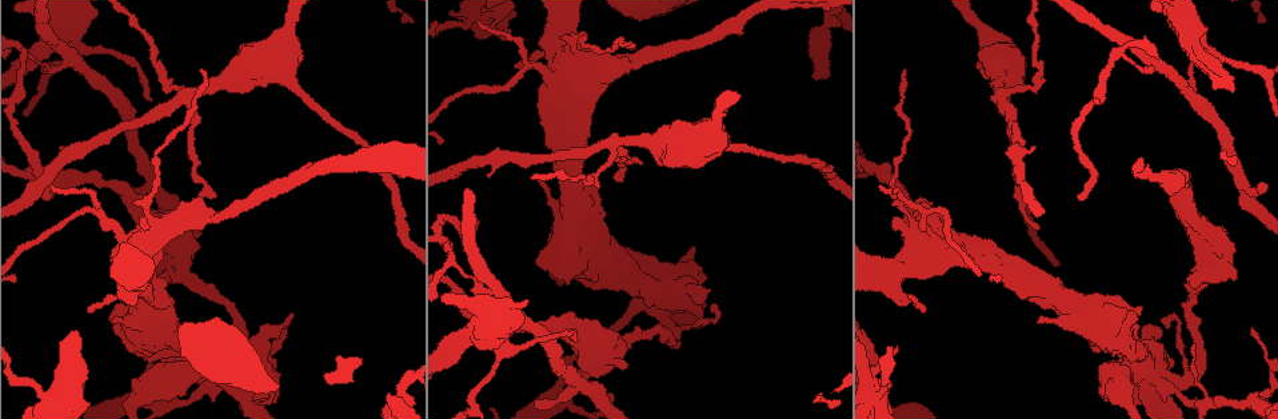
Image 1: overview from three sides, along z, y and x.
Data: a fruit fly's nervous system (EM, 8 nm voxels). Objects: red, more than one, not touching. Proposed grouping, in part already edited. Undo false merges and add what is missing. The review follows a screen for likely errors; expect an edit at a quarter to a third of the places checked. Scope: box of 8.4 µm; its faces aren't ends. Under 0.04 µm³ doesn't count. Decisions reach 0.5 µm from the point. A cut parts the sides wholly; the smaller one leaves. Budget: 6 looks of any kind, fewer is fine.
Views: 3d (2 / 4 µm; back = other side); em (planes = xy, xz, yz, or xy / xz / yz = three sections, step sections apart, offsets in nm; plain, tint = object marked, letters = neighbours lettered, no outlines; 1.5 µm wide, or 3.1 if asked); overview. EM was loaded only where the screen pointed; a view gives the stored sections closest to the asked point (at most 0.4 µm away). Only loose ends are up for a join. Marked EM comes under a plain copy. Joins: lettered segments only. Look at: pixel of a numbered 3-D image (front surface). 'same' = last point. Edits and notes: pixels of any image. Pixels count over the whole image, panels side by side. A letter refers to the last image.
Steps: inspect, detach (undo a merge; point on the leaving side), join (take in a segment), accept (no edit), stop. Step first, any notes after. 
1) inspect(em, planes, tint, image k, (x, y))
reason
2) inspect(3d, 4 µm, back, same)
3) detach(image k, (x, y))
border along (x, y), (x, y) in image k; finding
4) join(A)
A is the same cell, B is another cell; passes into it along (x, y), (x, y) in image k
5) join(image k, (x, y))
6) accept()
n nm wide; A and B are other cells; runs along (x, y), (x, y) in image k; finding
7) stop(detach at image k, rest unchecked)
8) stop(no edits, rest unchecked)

inspect(em, planes, letters, image 1, (923, 309))
thin end

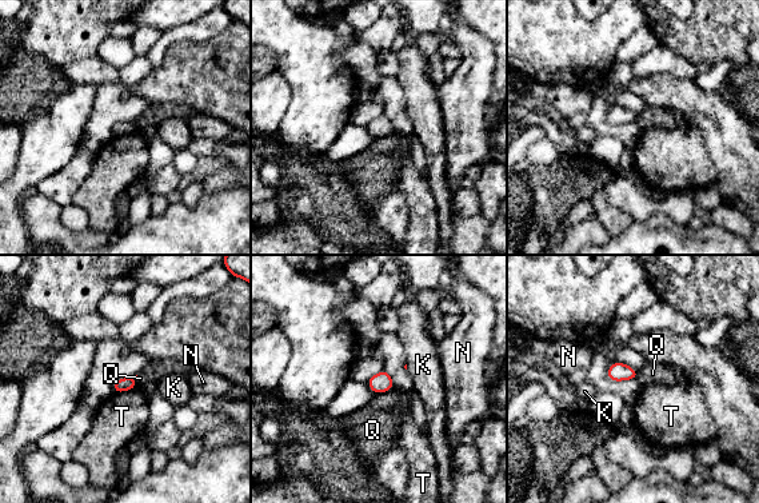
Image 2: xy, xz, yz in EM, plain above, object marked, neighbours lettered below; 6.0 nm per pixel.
accept()
80 nm wide; K, N, Q and T are other cells; border along (136, 386), (114, 394) in image 2; no lettered segment goes on from it

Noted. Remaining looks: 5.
inspect(3d, 4 µm, image 1, (1037, 224))

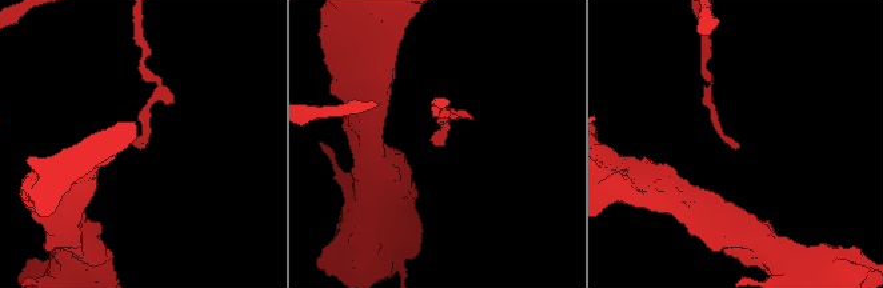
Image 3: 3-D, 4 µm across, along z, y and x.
inspect(em, 3.1 µm, xy, step 16, tint, image 3, (439, 143))

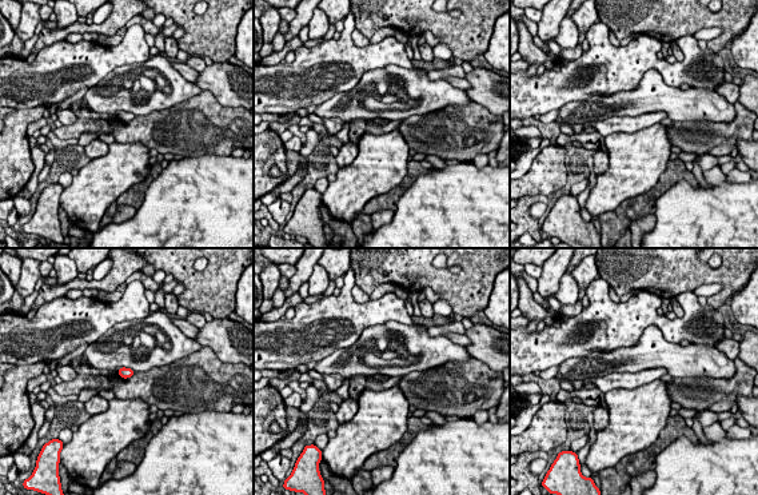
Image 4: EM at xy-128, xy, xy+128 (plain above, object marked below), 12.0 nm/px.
inspect(em, 3.1 µm, planes, letters, same)

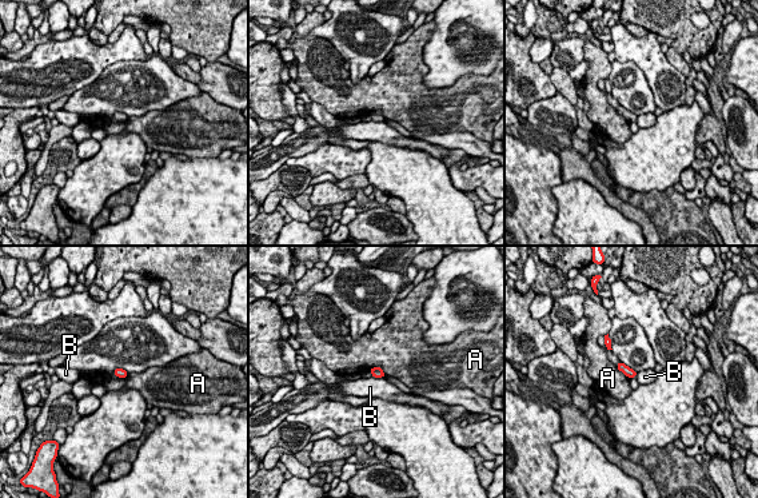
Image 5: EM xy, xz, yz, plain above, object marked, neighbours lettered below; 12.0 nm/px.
accept()
A and B are other cells; border along (372, 377), (383, 378) in image 5; no lettered segment goes on from it

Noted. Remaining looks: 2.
inspect(em, xy, step 8, letters, image 1, (618, 142))
side arm on a straight run

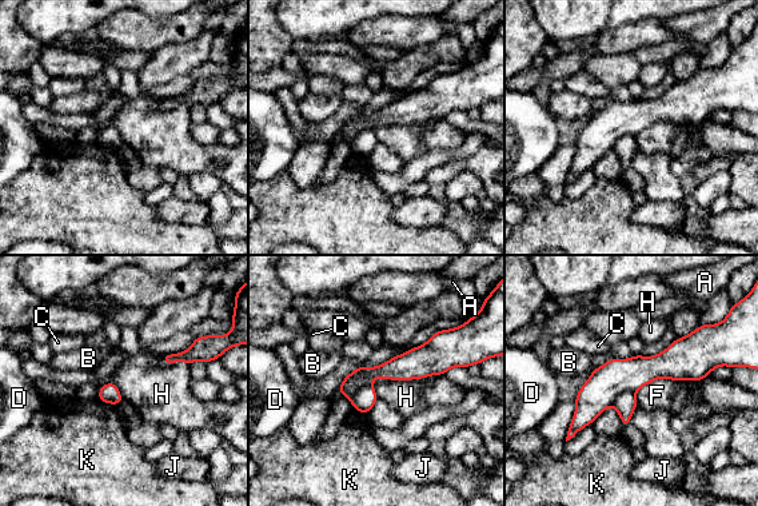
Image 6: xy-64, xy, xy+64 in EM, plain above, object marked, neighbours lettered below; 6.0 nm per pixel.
detach(image 6, (625, 403))
A, B, C, D, F, H, J and K are other cells; border along (634, 391), (622, 391), (611, 403) in image 6; a second cell is stuck on

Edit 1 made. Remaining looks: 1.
stop(detach at image 6, rest unchecked)

